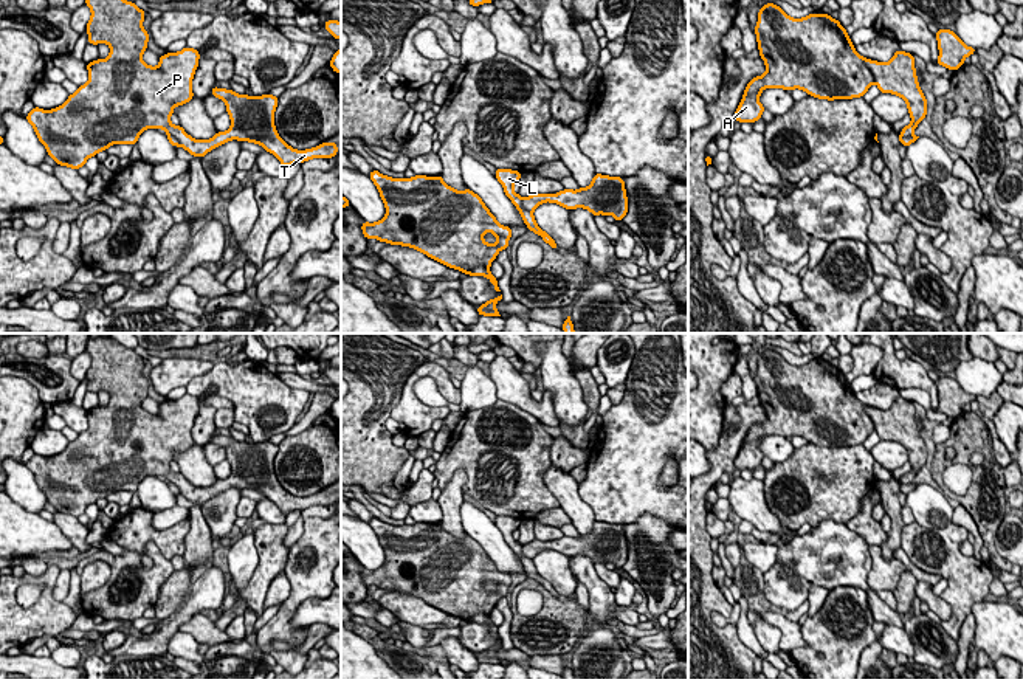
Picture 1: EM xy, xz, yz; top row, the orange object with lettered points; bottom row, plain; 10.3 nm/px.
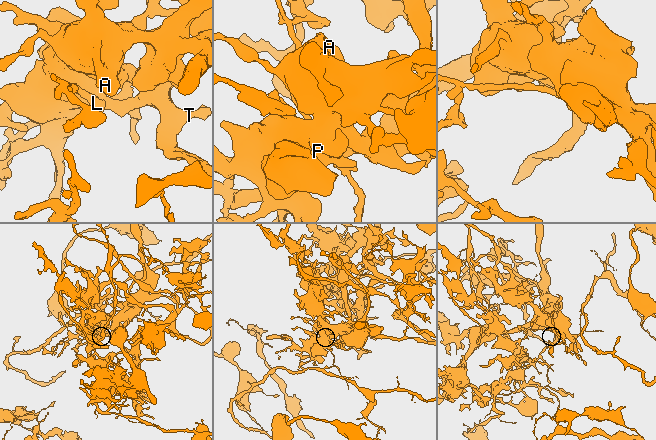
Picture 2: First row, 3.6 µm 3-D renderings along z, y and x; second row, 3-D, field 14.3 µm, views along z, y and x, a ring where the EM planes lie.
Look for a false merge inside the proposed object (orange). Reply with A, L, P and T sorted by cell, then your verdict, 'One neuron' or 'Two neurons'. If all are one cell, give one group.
Groups: A P T / L. Two neurons

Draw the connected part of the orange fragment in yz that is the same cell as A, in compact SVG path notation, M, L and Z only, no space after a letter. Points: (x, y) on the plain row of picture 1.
M775 350L758 360L756 381L766 420L753 425L735 459L738 470L755 470L766 457L758 448L764 436L800 436L818 446L862 445L876 431L880 440L901 443L911 470L901 484L911 484L927 462L927 446L919 434L914 405L897 397L890 409L862 405L845 374L828 361L789 364Z

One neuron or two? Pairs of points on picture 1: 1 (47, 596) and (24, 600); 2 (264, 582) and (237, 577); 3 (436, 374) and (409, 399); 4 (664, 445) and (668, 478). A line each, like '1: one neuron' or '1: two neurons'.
1: two neurons
2: two neurons
3: one neuron
4: two neurons

